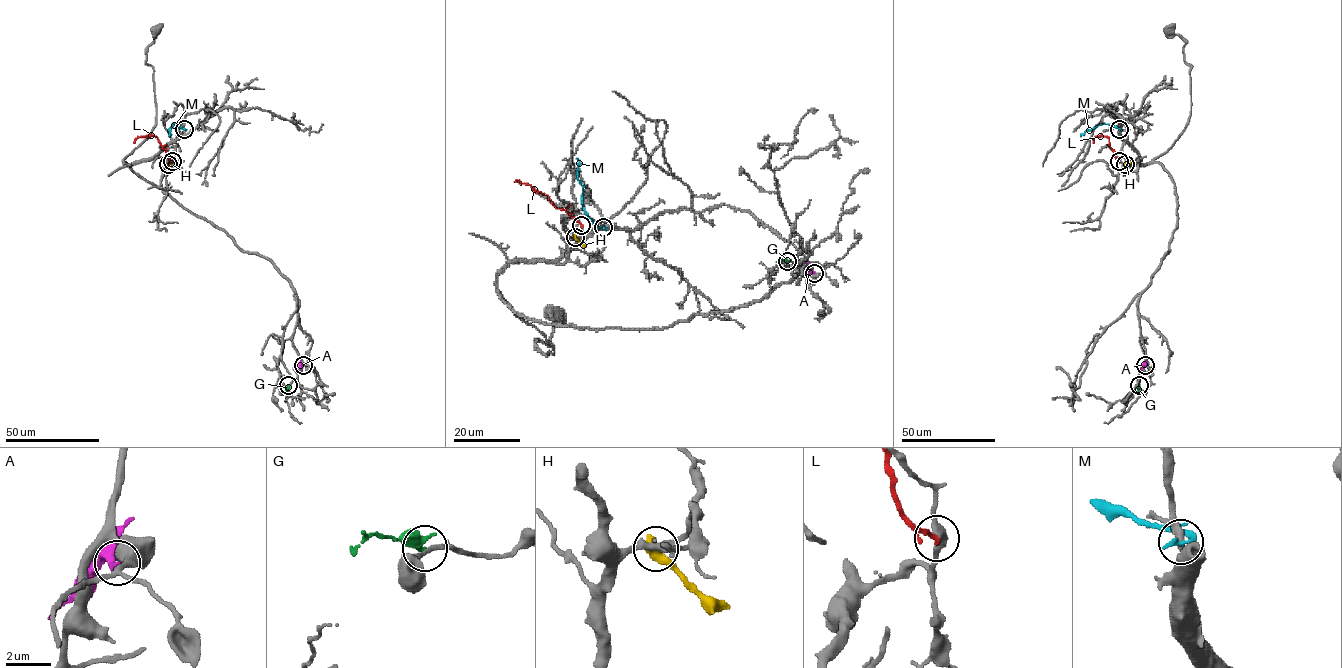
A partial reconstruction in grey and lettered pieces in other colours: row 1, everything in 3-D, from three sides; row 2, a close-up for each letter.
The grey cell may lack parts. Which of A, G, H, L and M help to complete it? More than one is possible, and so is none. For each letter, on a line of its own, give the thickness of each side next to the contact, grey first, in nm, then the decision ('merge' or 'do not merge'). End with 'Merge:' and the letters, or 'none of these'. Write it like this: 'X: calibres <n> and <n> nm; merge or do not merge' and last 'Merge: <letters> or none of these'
A: calibres 500 and 240 nm; do not merge
G: calibres 190 and 190 nm; do not merge
H: calibres 360 and 600 nm; do not merge
L: calibres 360 and 200 nm; do not merge
M: calibres 320 and 240 nm; do not merge
Merge: none of these

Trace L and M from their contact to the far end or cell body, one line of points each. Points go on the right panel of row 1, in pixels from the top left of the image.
L: (1118, 161), (1108, 137), (1095, 136), (1094, 142)
M: (1119, 129), (1107, 123), (1098, 124), (1080, 136)

